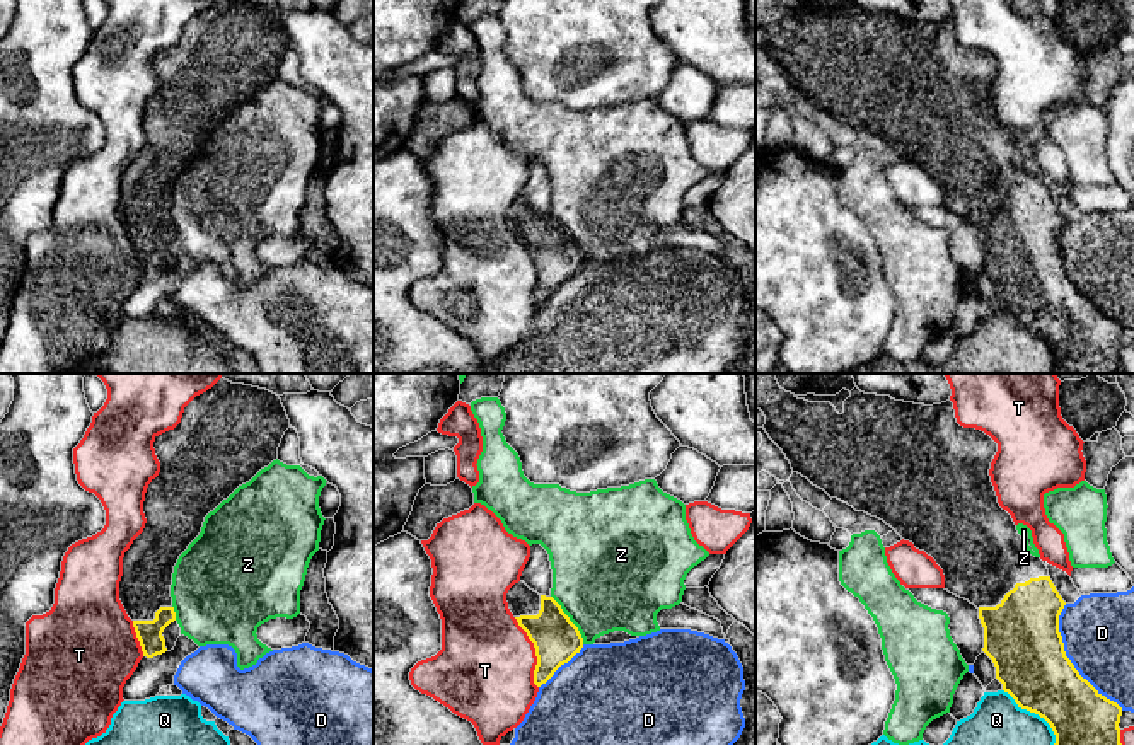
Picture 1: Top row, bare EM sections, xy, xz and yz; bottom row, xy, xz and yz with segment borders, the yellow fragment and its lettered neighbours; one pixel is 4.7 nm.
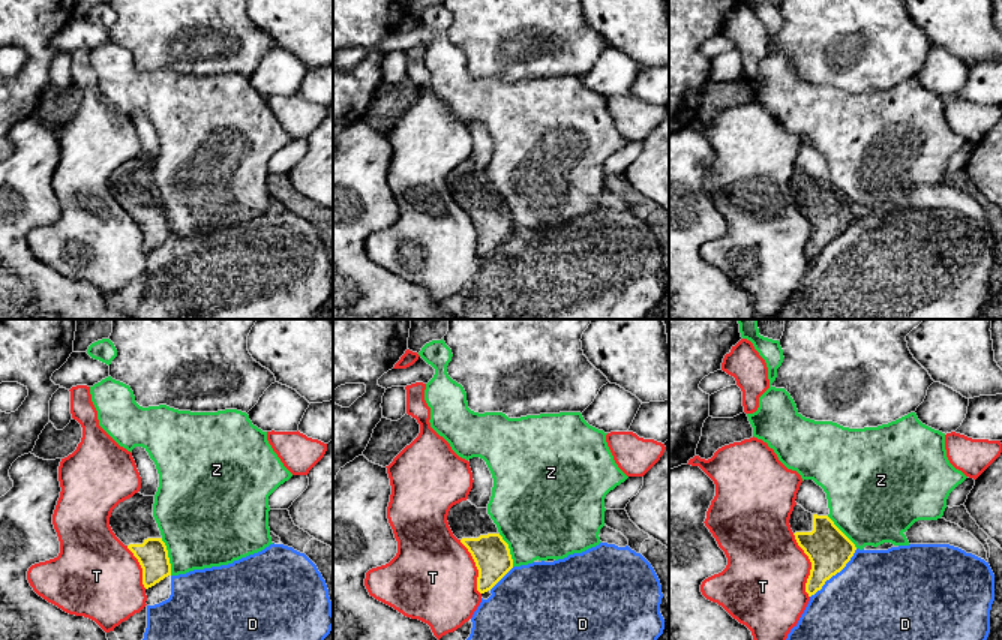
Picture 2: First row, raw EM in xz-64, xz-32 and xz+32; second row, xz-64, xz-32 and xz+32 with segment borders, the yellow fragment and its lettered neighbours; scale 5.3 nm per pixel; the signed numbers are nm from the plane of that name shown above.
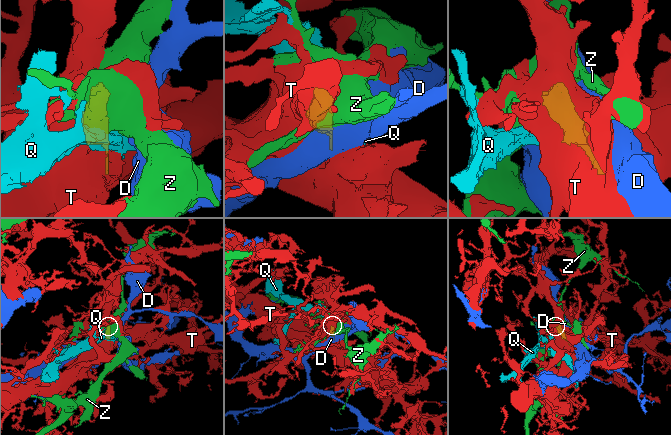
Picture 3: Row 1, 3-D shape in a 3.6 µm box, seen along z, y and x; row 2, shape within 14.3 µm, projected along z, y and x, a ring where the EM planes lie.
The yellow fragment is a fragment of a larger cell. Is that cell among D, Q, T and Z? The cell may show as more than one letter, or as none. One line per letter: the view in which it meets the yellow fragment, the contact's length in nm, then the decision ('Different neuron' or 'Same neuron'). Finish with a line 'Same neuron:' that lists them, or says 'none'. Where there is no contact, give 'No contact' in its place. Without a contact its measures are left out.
D: Touches yellow in yz. Shared border 550 nm. Different neuron
Q: Touches yellow in yz. Shared border 400 nm. Different neuron
T: Touches yellow in xz. Shared border 360 nm. Different neuron
Z: Touches yellow in xz. Shared border 280 nm. Different neuron
Same neuron: none

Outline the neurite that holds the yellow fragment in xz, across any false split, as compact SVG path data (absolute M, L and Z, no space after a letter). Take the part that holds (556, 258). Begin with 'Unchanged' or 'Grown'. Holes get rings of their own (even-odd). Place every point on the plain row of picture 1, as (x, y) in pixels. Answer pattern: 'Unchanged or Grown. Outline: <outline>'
Grown. Outline: M524 199L508 208L506 220L518 244L534 261L537 274L534 302L541 305L561 283L580 271L583 256L553 215L539 213Z

